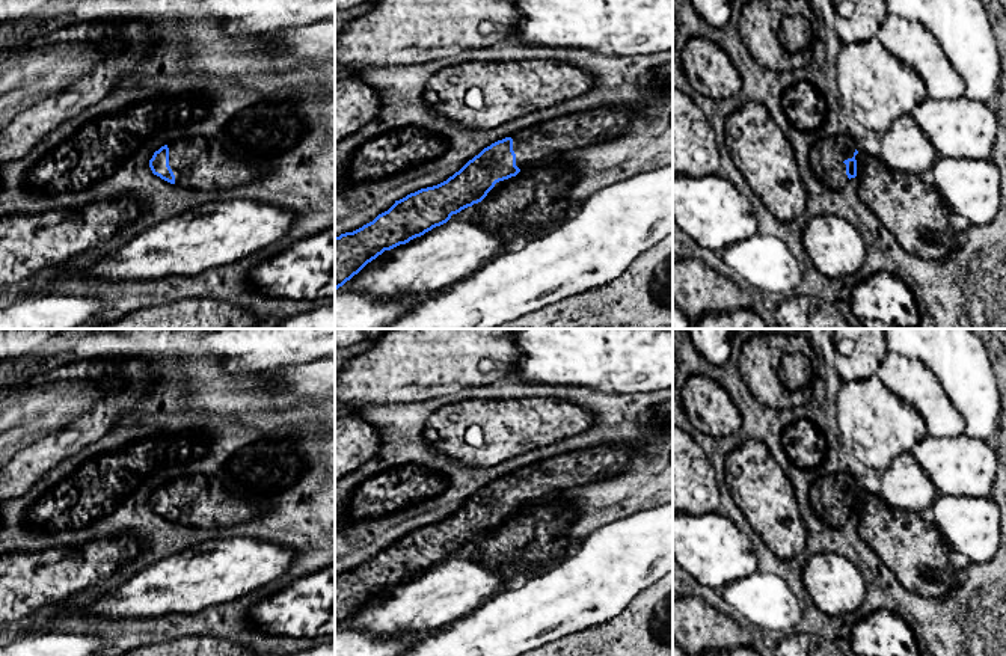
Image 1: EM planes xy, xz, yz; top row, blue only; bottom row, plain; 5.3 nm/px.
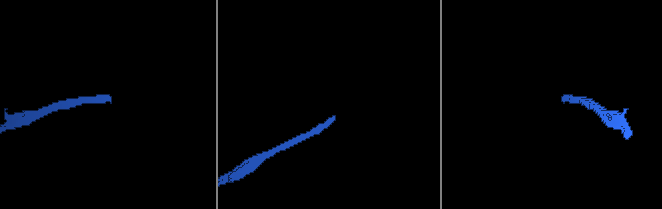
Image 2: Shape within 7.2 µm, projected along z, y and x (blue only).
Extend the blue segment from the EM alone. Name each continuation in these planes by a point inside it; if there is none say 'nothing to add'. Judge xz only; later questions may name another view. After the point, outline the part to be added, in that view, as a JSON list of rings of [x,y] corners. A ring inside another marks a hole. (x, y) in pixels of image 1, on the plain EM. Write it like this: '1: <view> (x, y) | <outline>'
1: xz (531, 484) | [[[600,445],[526,466],[511,474],[516,504],[522,508],[555,492],[614,477],[641,454],[633,448]]]

